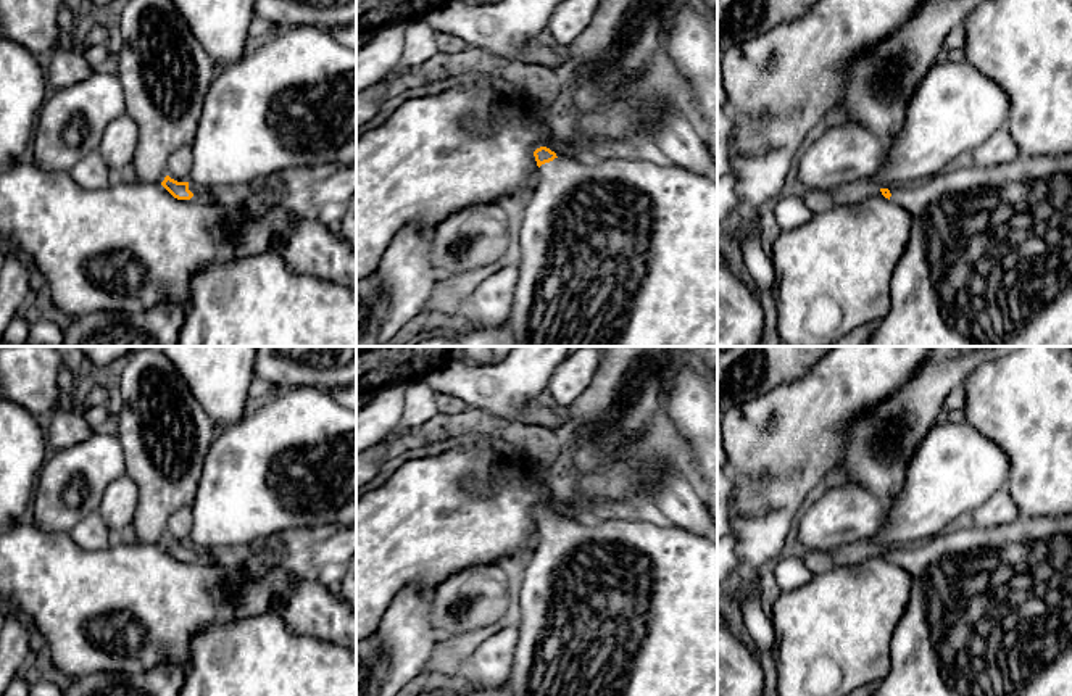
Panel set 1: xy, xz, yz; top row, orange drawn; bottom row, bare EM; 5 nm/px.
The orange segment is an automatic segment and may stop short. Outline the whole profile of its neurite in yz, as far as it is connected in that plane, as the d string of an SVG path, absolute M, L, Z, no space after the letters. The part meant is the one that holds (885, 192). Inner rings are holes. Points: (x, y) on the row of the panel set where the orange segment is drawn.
M1072 153L1025 156L998 166L946 168L912 185L880 188L911 216L909 238L890 282L888 313L875 322L866 346L1072 346Z

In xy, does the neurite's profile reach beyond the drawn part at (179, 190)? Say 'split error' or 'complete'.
split error

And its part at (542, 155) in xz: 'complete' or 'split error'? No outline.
split error

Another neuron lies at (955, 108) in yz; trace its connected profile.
M964 56L937 61L909 98L901 132L883 143L885 166L866 185L869 190L912 185L946 169L954 158L974 151L995 130L1006 126L1009 97Z

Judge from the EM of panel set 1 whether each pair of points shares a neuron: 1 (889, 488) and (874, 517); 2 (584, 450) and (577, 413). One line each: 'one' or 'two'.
1: two
2: one

